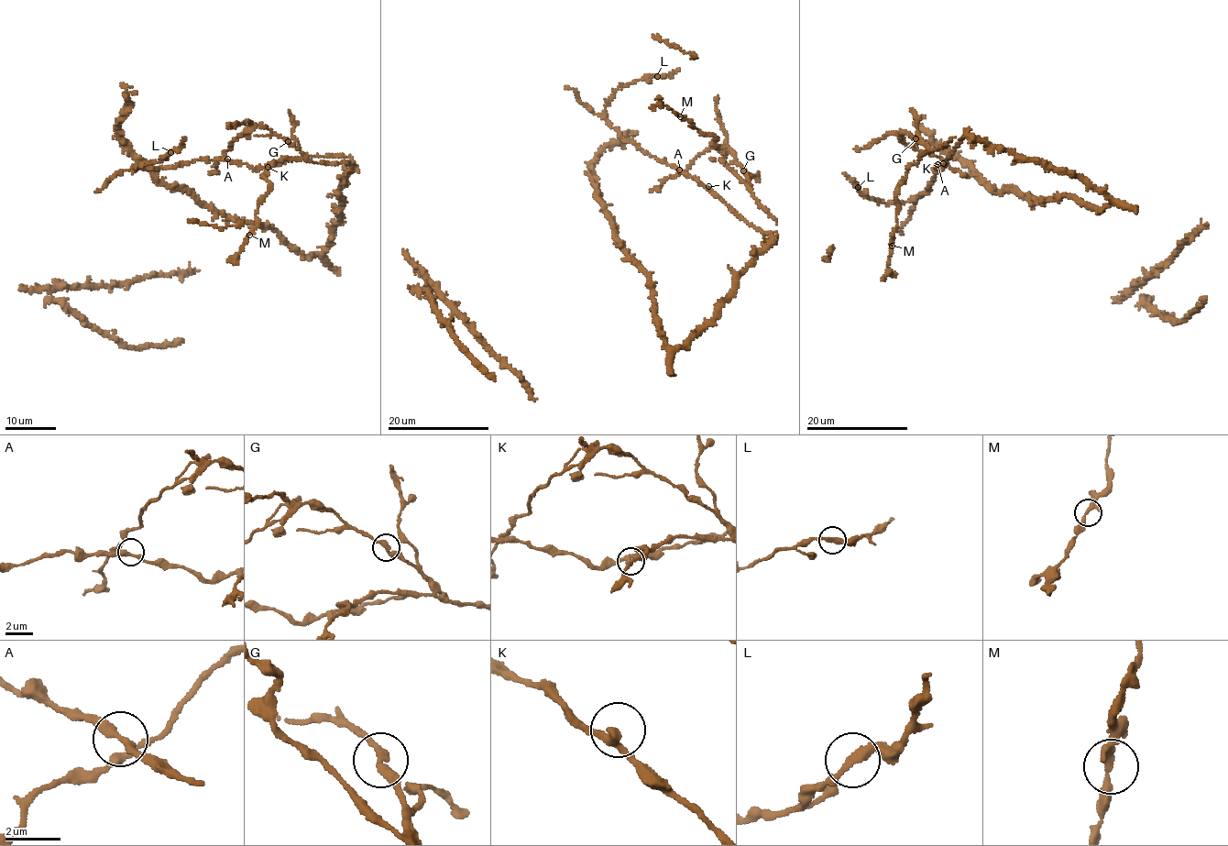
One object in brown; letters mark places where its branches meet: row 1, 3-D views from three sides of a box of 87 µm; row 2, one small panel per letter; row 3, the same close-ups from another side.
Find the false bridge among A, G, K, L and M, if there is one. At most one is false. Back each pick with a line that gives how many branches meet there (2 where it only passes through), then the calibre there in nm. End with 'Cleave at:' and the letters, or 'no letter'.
Cleave at: no letter

